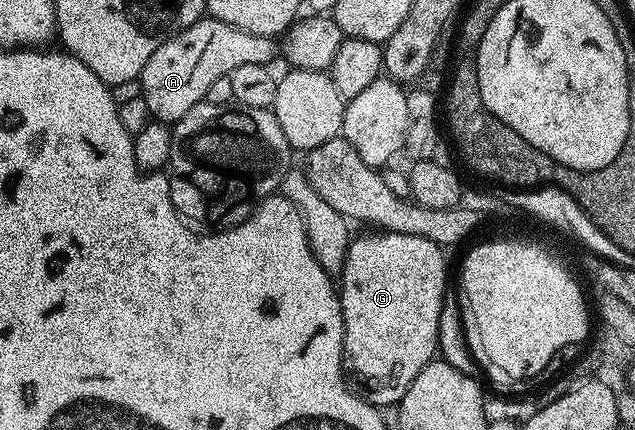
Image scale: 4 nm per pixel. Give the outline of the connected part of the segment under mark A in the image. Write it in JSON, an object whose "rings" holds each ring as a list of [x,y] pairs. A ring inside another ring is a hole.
{"rings":[[[202,18],[187,26],[187,30],[174,34],[159,46],[159,50],[155,50],[155,54],[151,54],[151,58],[147,58],[147,66],[143,66],[139,77],[140,96],[147,102],[154,121],[176,122],[187,114],[187,110],[204,101],[215,78],[229,76],[238,66],[272,65],[273,55],[276,57],[278,52],[272,36],[247,34],[247,30],[239,30],[227,22]]]}

